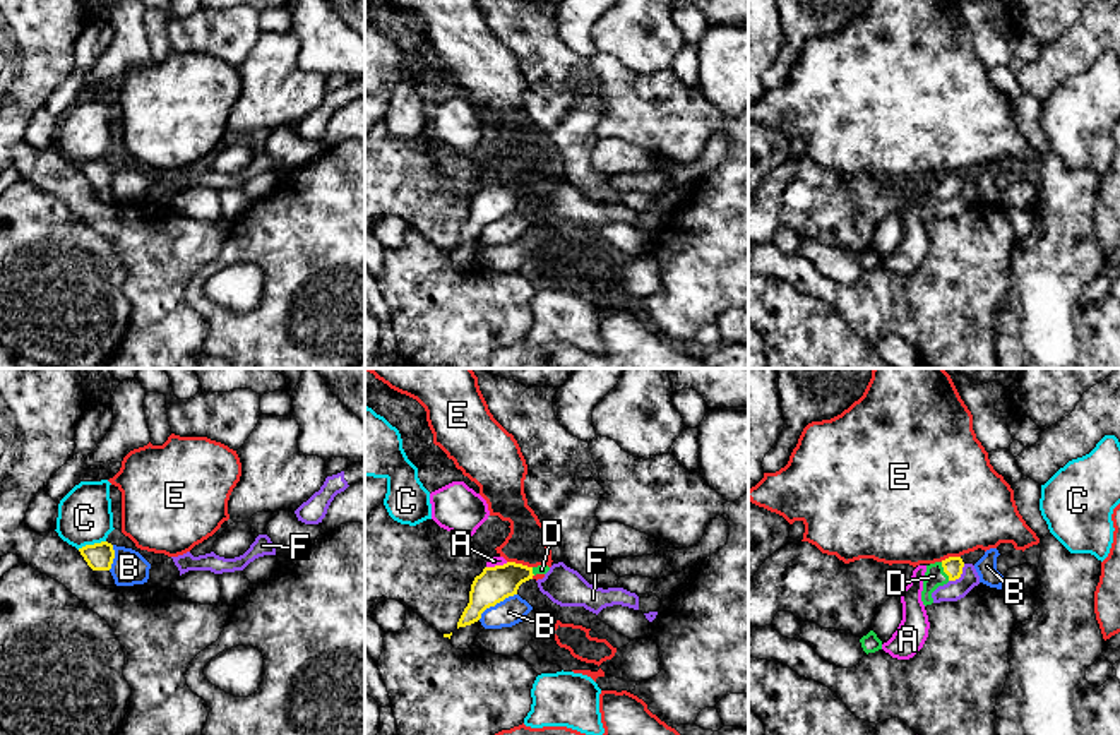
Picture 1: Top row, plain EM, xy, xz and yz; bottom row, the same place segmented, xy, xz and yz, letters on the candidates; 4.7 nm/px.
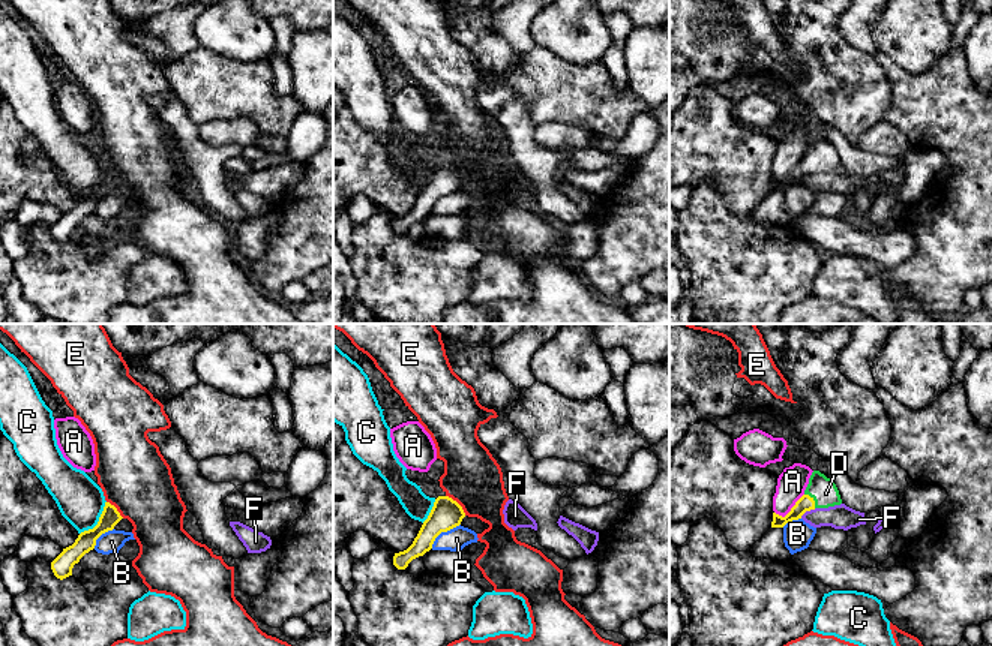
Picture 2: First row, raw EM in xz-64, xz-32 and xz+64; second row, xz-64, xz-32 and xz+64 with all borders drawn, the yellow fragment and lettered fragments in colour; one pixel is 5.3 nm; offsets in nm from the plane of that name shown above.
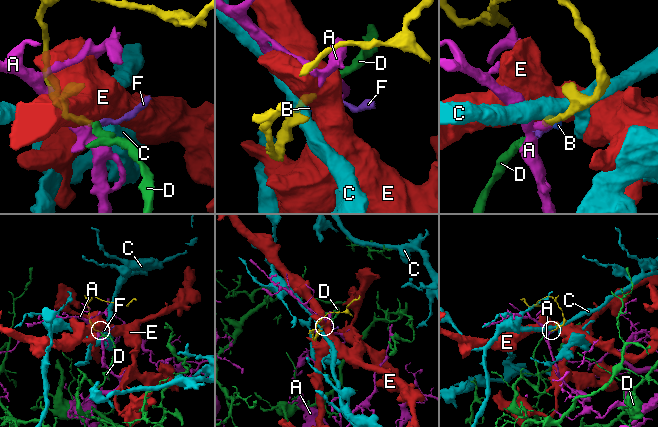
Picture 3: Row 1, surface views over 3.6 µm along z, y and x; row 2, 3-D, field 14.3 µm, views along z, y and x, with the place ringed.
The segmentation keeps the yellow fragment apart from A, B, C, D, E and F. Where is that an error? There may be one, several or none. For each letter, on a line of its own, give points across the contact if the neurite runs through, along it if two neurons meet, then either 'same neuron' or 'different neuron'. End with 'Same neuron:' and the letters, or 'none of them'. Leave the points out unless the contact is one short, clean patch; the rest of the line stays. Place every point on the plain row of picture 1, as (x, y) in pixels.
A: border xz (507, 179), (487, 184); different neuron
B: border xz (516, 209), (490, 221), (478, 235); different neuron
C: border xy (105, 156), (77, 165); different neuron
D: way yz (953, 182), (944, 187), (934, 192); same neuron
E: border xz (507, 177), (531, 184); different neuron
F: border yz (965, 180), (959, 192), (949, 197); different neuron
Same neuron: D

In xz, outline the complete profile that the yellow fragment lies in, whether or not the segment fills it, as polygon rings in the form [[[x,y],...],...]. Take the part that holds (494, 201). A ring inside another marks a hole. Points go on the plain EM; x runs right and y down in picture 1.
[[[515,178],[485,183],[471,200],[469,219],[457,238],[457,245],[478,238],[486,224],[517,211],[522,199],[533,195],[536,190],[546,190],[548,187],[548,182],[527,183]]]

